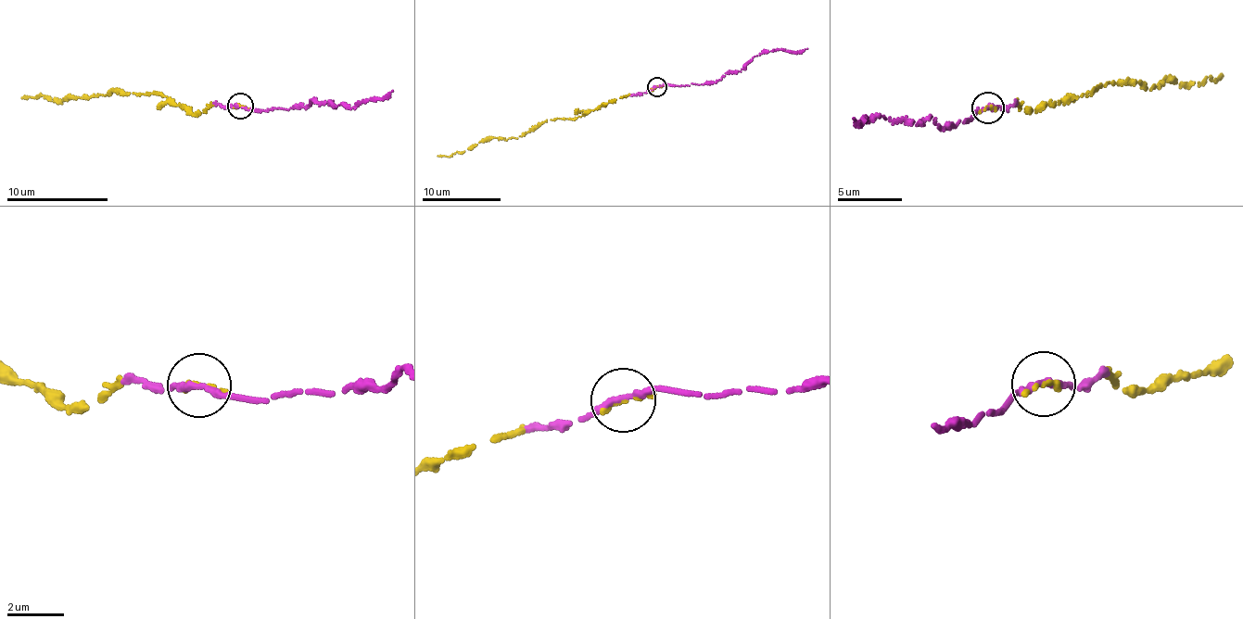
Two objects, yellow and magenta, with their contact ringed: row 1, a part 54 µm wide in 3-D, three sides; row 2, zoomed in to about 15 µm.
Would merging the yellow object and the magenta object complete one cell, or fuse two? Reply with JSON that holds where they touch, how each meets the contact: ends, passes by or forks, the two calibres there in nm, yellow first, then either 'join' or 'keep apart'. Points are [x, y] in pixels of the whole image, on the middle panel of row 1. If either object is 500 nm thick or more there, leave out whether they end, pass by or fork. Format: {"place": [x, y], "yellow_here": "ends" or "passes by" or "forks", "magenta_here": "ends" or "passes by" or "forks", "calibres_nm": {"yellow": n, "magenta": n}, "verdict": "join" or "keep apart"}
{"place": [657, 87], "yellow_here": "ends", "magenta_here": "passes by", "calibres_nm": {"yellow": 200, "magenta": 240}, "verdict": "join"}

